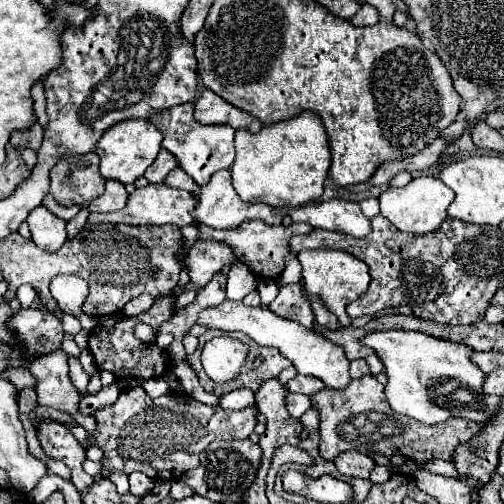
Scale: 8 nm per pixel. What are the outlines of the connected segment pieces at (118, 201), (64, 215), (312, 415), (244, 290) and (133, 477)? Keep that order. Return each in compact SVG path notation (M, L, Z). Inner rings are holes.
M106 180L106 190L98 198L94 198L88 204L88 210L92 212L116 212L126 204L128 192L126 188L116 180Z
M46 194L46 198L42 200L42 206L48 208L54 216L58 216L58 218L62 218L62 220L66 220L66 222L72 220L72 218L78 214L78 210L80 210L78 206L68 206L68 208L66 208L66 206L58 206L58 204L52 200L50 194Z
M310 408L310 410L300 418L300 422L302 422L302 428L304 428L304 430L302 430L302 438L308 438L308 436L318 428L318 424L320 424L320 422L318 422L318 412Z
M234 264L234 268L228 272L228 290L226 298L228 300L242 300L246 294L254 292L258 286L258 278L248 272L246 266Z
M134 472L128 478L130 478L130 494L134 494L138 498L146 496L152 490L152 486L154 486L154 482L148 476L140 474L140 472Z

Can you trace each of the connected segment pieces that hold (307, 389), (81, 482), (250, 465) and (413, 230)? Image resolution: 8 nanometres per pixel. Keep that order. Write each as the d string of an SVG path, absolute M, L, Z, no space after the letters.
M296 374L288 384L286 388L290 392L298 392L298 394L306 394L306 396L312 396L314 392L320 392L324 388L322 380L320 378L314 378L314 376L304 376L304 374Z
M50 420L40 422L36 428L36 434L46 456L54 460L62 460L72 472L72 484L80 492L84 492L84 488L90 486L94 478L82 470L82 462L86 460L86 450L82 448L82 444L60 422L50 422Z
M218 440L212 442L204 452L200 452L200 466L186 472L180 480L184 480L196 494L206 496L212 502L226 500L242 500L242 492L254 482L262 458L262 450L252 440Z
M420 176L414 178L404 188L388 188L380 194L380 214L388 218L398 230L406 234L428 234L440 228L440 224L446 220L446 210L454 200L454 192L442 184L440 178L432 176Z

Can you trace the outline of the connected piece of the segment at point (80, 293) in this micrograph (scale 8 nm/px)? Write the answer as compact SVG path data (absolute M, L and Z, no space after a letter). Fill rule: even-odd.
M56 276L50 282L50 292L64 314L76 316L80 320L82 328L86 328L88 332L92 328L96 328L98 322L90 320L90 316L82 312L82 304L86 302L86 296L88 296L86 280L82 280L78 276Z

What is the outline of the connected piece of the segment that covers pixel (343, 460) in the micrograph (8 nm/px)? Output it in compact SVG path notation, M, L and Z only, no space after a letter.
M342 452L338 458L334 458L334 464L338 468L340 474L346 476L354 476L354 478L368 478L372 468L374 468L374 460L362 452Z

